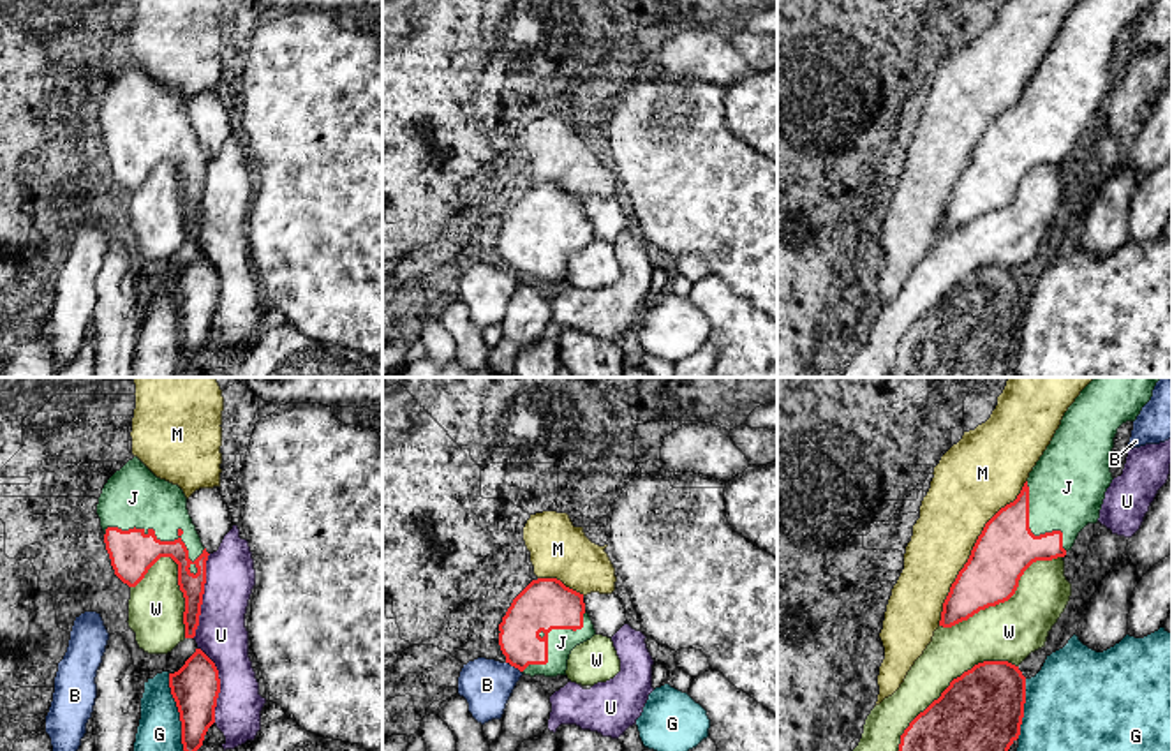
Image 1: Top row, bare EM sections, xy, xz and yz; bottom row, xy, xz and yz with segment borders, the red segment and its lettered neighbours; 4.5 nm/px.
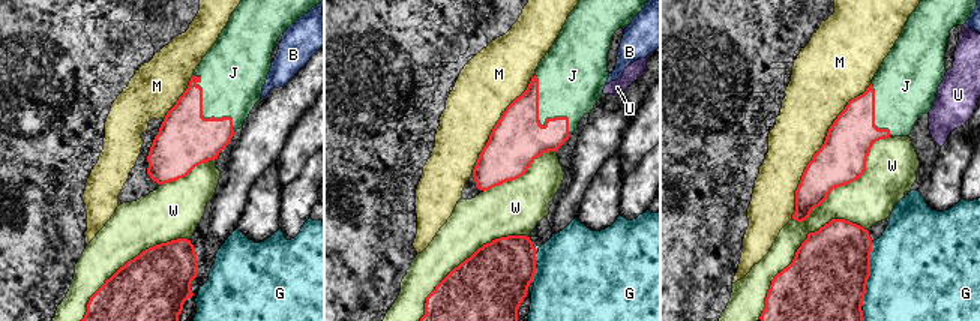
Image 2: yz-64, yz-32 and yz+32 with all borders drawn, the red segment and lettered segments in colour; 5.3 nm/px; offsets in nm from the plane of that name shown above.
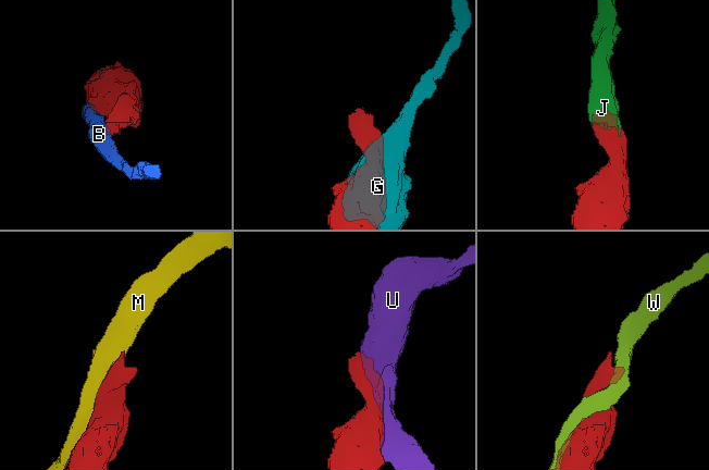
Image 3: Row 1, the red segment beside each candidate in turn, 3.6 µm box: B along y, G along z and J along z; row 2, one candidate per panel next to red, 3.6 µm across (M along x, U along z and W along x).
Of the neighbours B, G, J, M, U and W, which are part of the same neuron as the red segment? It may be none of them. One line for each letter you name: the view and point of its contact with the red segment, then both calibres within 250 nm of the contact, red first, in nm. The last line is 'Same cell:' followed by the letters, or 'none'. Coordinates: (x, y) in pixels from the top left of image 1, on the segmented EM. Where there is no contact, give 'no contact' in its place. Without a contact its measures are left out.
J: xy (155, 536) | 200/280 nm
Same cell: J

